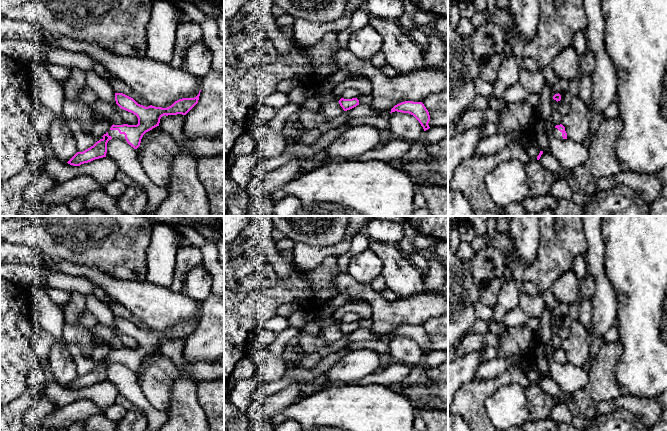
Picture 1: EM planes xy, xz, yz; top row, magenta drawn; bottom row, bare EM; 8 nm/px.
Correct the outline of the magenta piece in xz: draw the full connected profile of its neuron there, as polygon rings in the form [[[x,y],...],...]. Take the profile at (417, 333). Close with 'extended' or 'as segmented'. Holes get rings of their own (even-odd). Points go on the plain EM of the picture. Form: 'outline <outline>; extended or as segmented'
outline [[[401,326],[392,332],[390,337],[395,335],[413,339],[419,345],[424,355],[430,352],[428,349],[430,345],[430,339],[422,326]]]; as segmented

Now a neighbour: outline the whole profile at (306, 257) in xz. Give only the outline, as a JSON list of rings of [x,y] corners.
[[[344,235],[339,243],[329,247],[296,243],[292,251],[294,264],[300,271],[313,271],[326,257],[339,257],[347,253],[353,238],[354,236]]]

